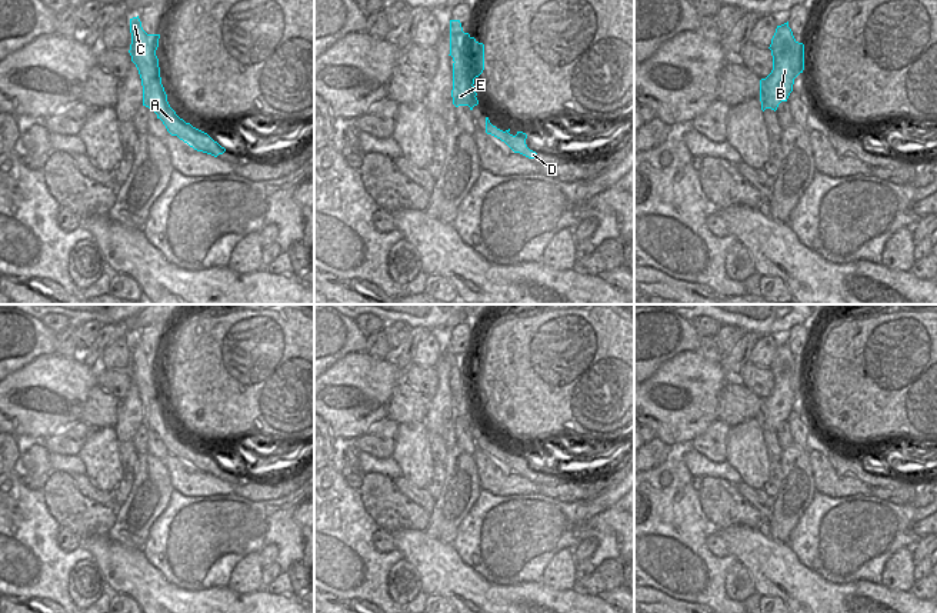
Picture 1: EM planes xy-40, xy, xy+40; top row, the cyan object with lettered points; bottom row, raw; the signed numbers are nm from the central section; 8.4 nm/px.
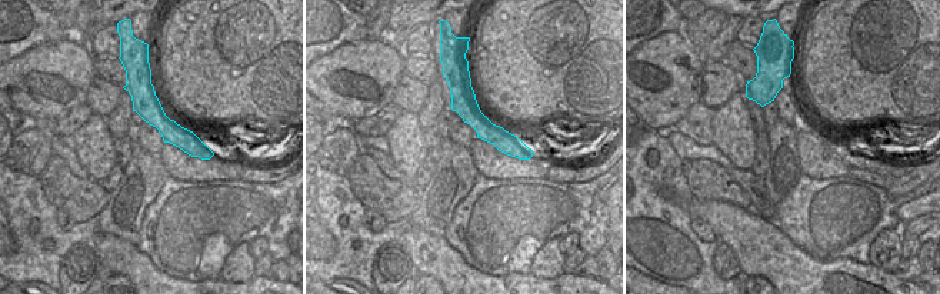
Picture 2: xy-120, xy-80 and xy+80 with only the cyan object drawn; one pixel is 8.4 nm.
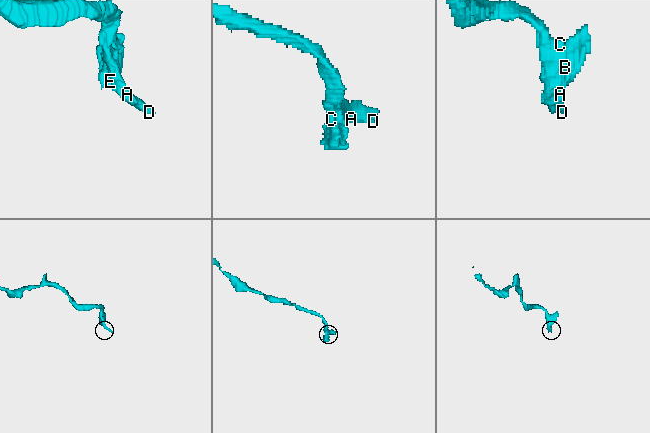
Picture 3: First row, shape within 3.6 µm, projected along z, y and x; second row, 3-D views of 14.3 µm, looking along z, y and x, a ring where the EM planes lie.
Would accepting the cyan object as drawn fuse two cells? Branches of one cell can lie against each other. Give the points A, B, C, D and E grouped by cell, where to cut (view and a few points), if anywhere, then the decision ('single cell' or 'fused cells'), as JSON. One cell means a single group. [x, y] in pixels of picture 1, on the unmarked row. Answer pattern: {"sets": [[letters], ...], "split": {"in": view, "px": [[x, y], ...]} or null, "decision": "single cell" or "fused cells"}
{"sets": [["A", "C", "D"], ["B", "E"]], "split": {"in": "xy", "px": [[472, 357], [467, 383], [454, 383]]}, "decision": "fused cells"}

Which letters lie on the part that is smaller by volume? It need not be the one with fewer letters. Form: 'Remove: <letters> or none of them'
Remove: B, E

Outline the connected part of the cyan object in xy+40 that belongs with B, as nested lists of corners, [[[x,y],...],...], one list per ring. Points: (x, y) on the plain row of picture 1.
[[[788,342],[777,346],[768,367],[773,376],[771,393],[760,400],[761,430],[777,430],[793,412],[794,399],[804,390],[804,364],[798,363]]]

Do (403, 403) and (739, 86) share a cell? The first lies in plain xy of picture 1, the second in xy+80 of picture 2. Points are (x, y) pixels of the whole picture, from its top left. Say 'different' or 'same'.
same

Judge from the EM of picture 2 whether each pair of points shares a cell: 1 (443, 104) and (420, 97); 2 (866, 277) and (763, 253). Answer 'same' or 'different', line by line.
1: different
2: same

